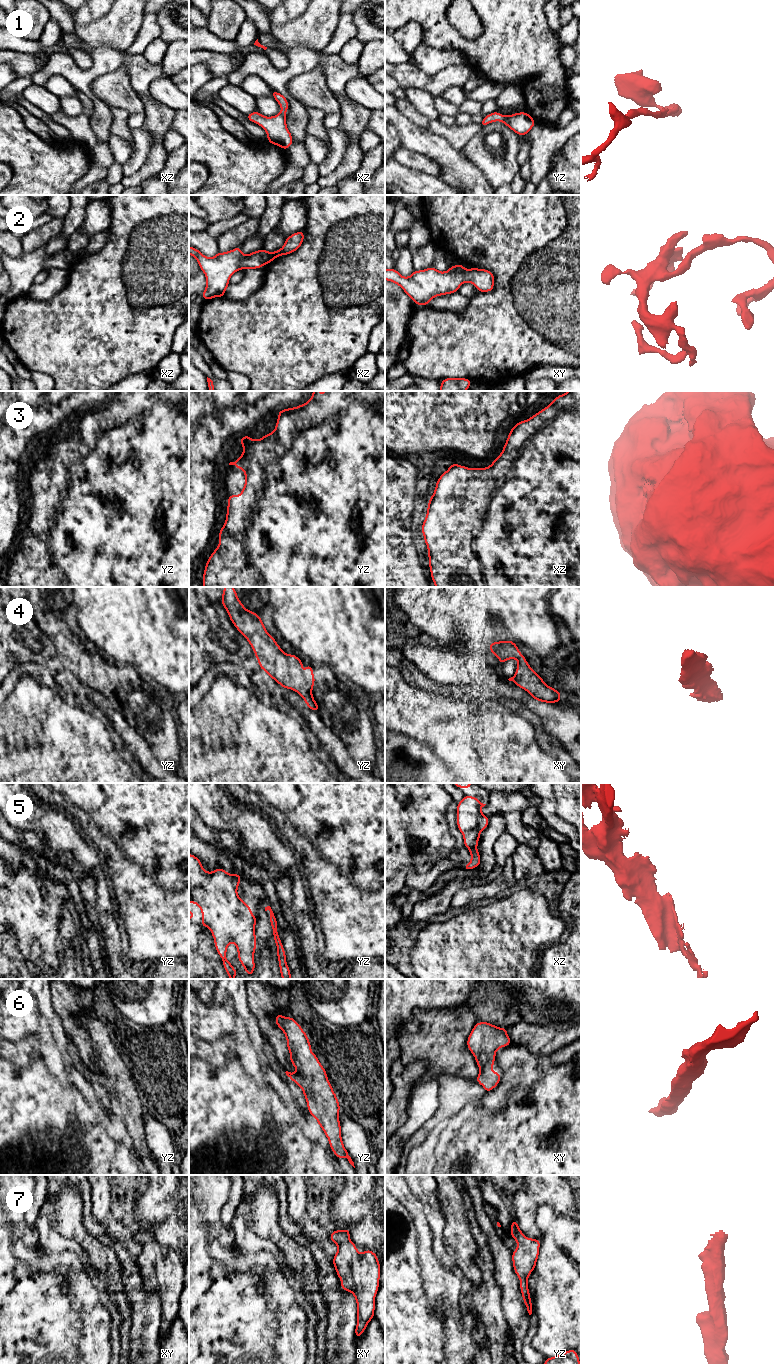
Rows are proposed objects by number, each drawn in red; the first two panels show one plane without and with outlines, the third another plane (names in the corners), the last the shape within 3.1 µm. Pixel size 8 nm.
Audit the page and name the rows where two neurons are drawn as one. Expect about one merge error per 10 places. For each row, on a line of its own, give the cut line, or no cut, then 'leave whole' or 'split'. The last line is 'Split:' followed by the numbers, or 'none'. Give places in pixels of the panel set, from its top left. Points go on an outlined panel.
1: no cut | leave whole
2: no cut | leave whole
3: no cut | leave whole
4: no cut | leave whole
5: no cut | leave whole
6: no cut | leave whole
7: no cut | leave whole
Split: none

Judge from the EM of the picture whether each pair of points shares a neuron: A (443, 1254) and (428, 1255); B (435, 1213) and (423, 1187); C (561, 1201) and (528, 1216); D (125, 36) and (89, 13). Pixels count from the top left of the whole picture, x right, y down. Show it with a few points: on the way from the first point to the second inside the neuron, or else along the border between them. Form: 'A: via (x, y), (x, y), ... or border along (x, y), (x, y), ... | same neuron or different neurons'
A: border along (431, 1232), (435, 1257), (452, 1272) | different neurons
B: via (432, 1207), (426, 1193) | same neuron
C: via (551, 1199), (538, 1199), (531, 1206) | same neuron
D: border along (110, 10), (87, 23), (78, 24), (75, 22) | different neurons

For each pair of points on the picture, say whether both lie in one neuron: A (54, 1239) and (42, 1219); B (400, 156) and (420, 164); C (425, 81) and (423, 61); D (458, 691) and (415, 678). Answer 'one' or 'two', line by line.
A: one
B: one
C: two
D: one

